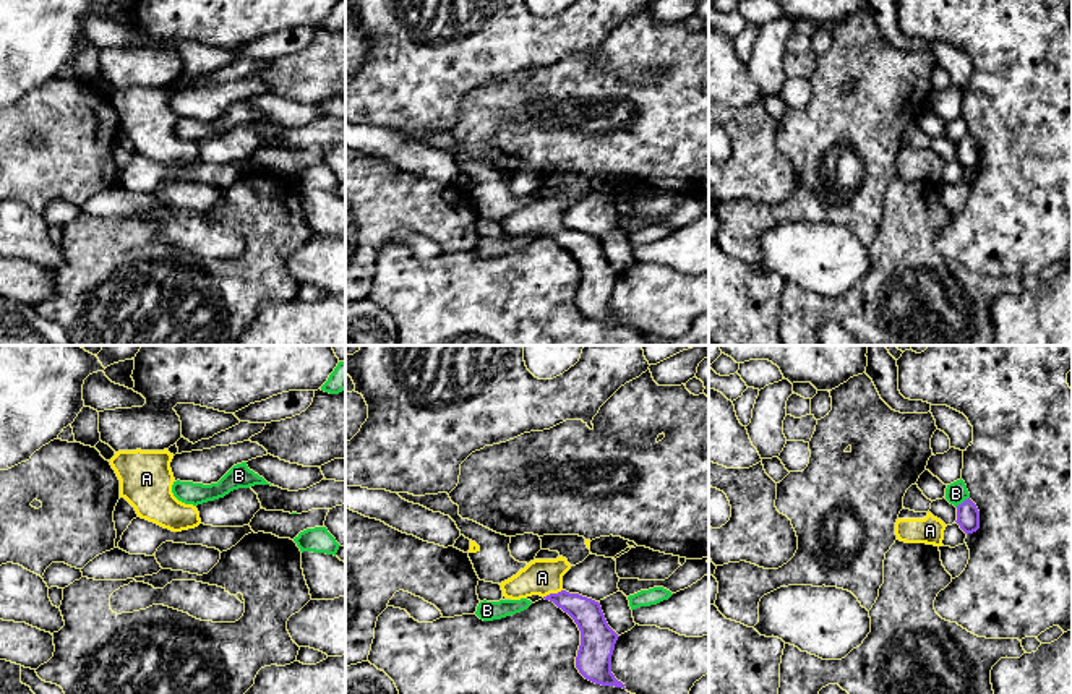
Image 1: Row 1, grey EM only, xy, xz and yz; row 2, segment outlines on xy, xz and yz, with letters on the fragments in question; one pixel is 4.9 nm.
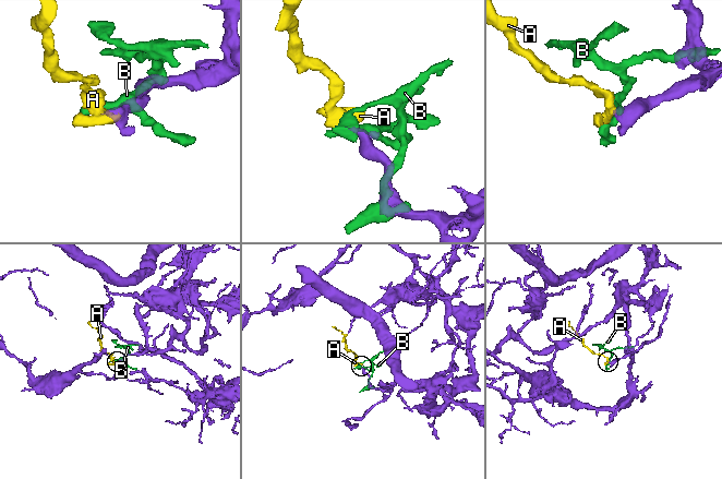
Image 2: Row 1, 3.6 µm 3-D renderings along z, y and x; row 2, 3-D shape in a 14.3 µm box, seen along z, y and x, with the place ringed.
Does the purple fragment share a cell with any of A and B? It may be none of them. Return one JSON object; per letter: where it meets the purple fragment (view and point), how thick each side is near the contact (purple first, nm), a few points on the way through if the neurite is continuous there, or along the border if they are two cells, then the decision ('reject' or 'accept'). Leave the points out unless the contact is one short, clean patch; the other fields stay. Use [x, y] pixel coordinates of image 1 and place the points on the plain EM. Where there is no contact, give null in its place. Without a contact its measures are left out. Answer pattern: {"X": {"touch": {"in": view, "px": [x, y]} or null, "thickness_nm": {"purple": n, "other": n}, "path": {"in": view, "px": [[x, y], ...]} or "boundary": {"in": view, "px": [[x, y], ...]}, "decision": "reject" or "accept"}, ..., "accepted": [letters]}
{"A": {"touch": {"in": "xz", "px": [552, 231]}, "thickness_nm": {"purple": 150, "other": 180}, "path": {"in": "xz", "px": [[587, 250], [552, 231], [550, 222], [542, 214]]}, "decision": "accept"}, "B": {"touch": {"in": "yz", "px": [964, 138]}, "thickness_nm": {"purple": 110, "other": 110}, "boundary": {"in": "yz", "px": [[969, 133], [956, 143]]}, "decision": "reject"}, "accepted": ["A"]}

